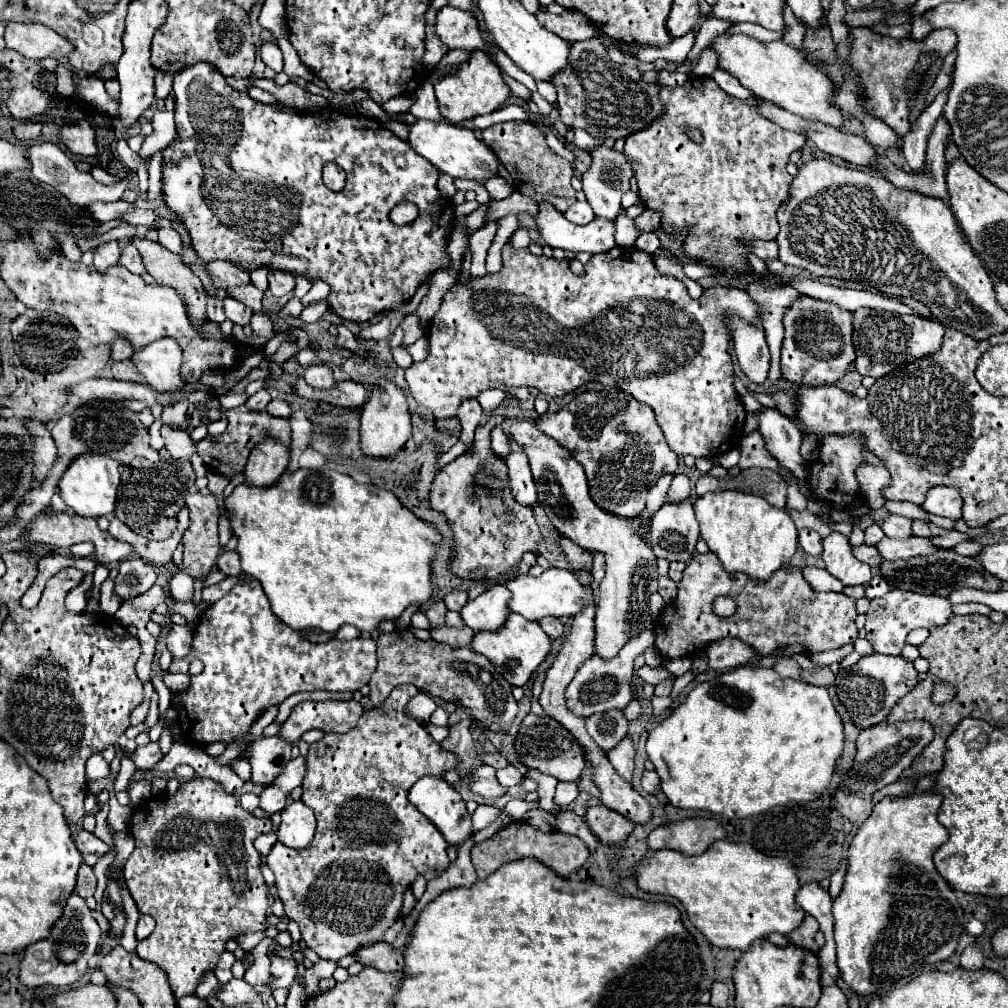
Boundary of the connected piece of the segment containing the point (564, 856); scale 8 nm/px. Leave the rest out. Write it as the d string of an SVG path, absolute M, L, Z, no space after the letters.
M524 821L508 823L498 833L494 833L490 839L486 839L484 843L480 843L480 845L476 845L472 849L472 863L474 863L474 869L478 873L478 879L486 879L500 865L516 861L516 859L522 859L522 857L536 857L544 865L552 867L558 875L568 877L568 875L578 871L588 861L590 851L586 847L586 843L580 837L576 837L576 835L568 835L568 833L562 833L562 831L548 831L548 833L544 833L544 831L524 823Z

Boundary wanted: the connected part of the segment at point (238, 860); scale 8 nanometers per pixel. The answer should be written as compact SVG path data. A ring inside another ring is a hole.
M194 777L190 781L184 781L174 795L158 795L150 799L144 809L142 805L136 807L130 817L130 831L136 841L136 851L124 863L124 879L140 913L148 913L156 919L156 929L150 937L138 941L136 953L142 959L158 963L168 973L172 991L178 999L194 995L204 973L214 971L222 951L226 949L228 939L234 939L242 933L266 929L266 909L270 901L268 887L264 883L264 877L260 875L260 853L254 849L254 839L258 835L270 833L272 821L268 817L258 819L252 813L244 811L238 799L226 793L220 783L212 779ZM214 823L220 835L220 843L216 843L216 837L212 835L210 843L208 839L200 837L200 831L206 825L212 827Z

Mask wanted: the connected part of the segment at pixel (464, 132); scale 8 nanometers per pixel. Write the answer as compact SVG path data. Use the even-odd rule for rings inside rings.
M418 119L414 125L410 125L410 147L428 159L436 169L442 173L448 173L456 179L476 179L476 181L488 181L492 177L500 175L502 161L498 159L498 153L494 153L484 141L476 139L474 131L452 125L452 123L434 123L426 119Z

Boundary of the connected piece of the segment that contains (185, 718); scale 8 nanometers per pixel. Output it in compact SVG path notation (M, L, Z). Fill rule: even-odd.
M248 579L246 585L232 587L220 601L212 603L202 613L202 621L194 629L190 653L180 661L172 661L170 671L188 673L188 667L194 659L200 659L204 663L204 671L198 675L190 675L190 689L182 693L180 699L172 699L172 707L178 711L178 721L182 725L182 737L196 745L206 745L214 741L232 743L234 739L240 739L250 731L250 725L262 711L266 711L270 705L280 705L286 697L294 693L316 689L356 691L364 687L376 669L376 641L358 637L344 643L334 639L326 643L310 643L308 639L302 639L296 629L284 627L284 623L276 619L260 581Z

